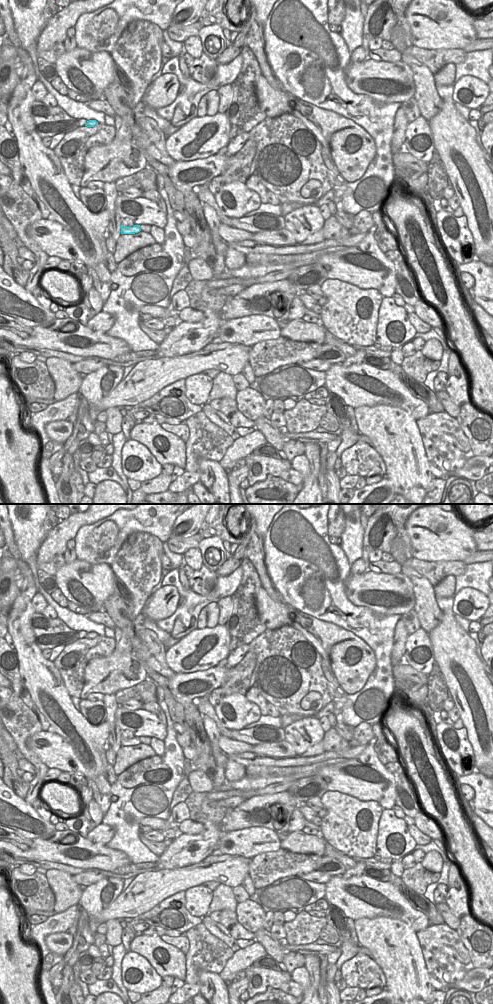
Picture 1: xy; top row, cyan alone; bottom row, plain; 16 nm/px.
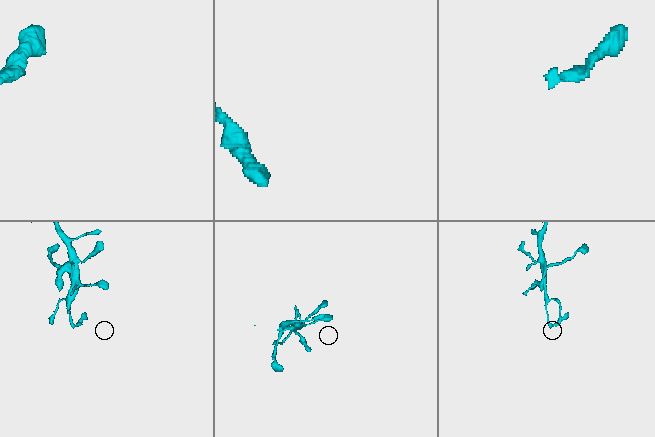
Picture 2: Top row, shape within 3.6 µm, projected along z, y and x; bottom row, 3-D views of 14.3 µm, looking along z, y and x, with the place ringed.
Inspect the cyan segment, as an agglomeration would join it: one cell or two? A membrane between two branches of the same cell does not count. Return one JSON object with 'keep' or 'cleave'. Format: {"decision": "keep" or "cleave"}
{"decision": "keep"}

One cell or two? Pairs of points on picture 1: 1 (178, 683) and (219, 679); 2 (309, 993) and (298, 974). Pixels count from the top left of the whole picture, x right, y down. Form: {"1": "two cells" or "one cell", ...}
{"1": "one cell", "2": "one cell"}

